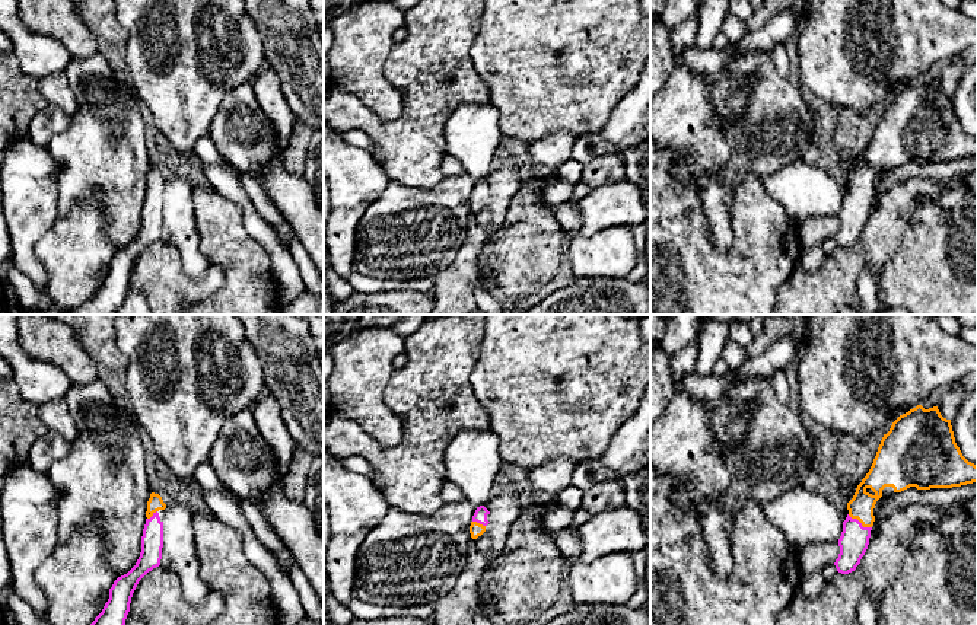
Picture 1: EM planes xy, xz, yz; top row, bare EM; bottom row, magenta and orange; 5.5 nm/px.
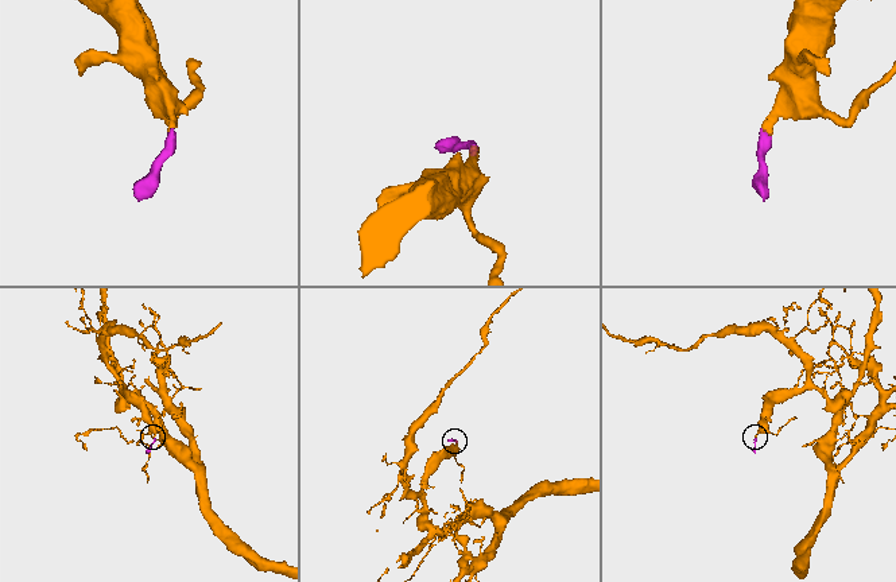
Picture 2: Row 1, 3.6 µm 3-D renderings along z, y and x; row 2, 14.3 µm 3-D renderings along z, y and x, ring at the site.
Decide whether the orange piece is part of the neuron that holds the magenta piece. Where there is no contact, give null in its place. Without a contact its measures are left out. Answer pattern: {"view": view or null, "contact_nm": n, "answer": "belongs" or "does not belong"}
{"view": "yz", "contact_nm": 150, "answer": "belongs"}

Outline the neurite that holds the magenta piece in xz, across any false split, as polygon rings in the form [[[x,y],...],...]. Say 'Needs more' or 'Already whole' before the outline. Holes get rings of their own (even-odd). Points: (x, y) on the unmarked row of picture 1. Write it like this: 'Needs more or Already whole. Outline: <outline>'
Needs more. Outline: [[[484,179],[477,181],[470,200],[470,207],[472,213],[477,213],[486,205],[486,200],[490,197],[487,194],[488,188],[490,185]]]

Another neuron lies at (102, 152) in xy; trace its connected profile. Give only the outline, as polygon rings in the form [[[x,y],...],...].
[[[99,51],[87,58],[71,58],[64,73],[77,99],[77,108],[66,130],[52,135],[47,146],[60,168],[57,217],[66,216],[74,204],[86,198],[99,198],[106,219],[105,232],[118,252],[127,248],[140,230],[152,168],[143,106],[130,86],[114,79],[114,70]]]

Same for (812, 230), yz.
[[[838,216],[808,217],[799,223],[799,242],[802,249],[809,249],[838,232]]]

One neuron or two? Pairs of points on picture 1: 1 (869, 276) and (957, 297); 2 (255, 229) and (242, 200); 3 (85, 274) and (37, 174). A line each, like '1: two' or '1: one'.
1: two
2: one
3: two

